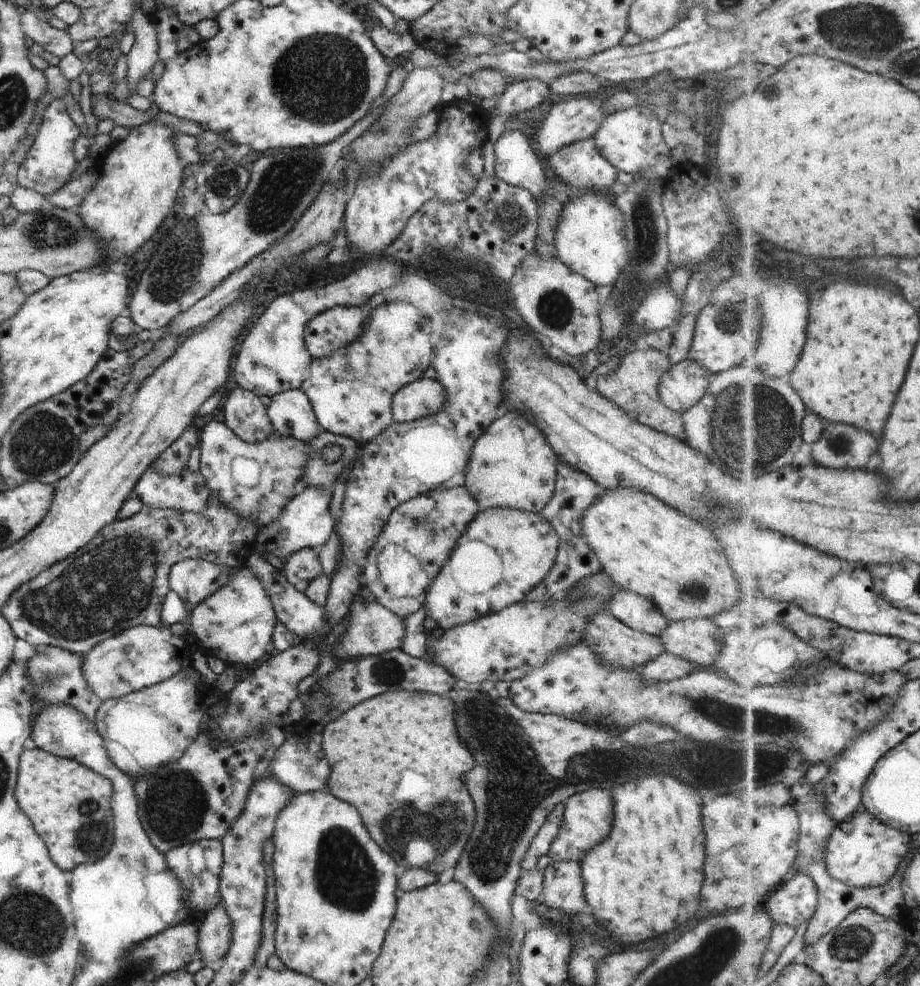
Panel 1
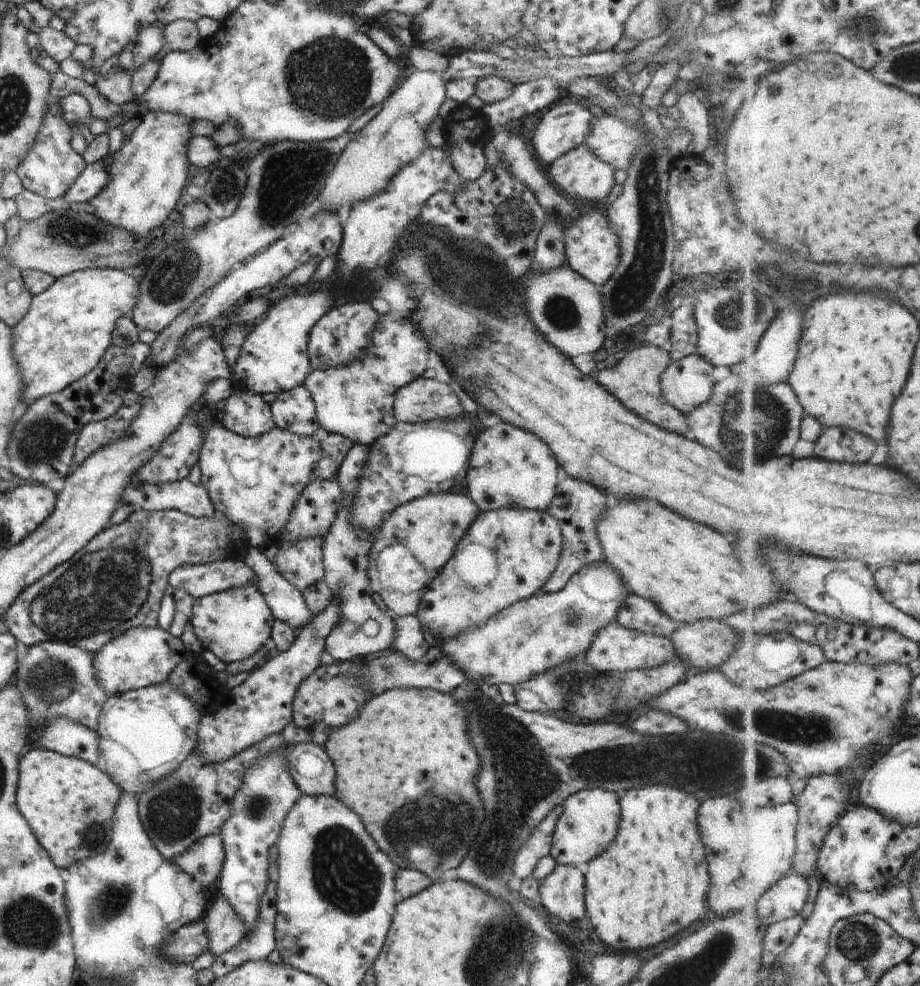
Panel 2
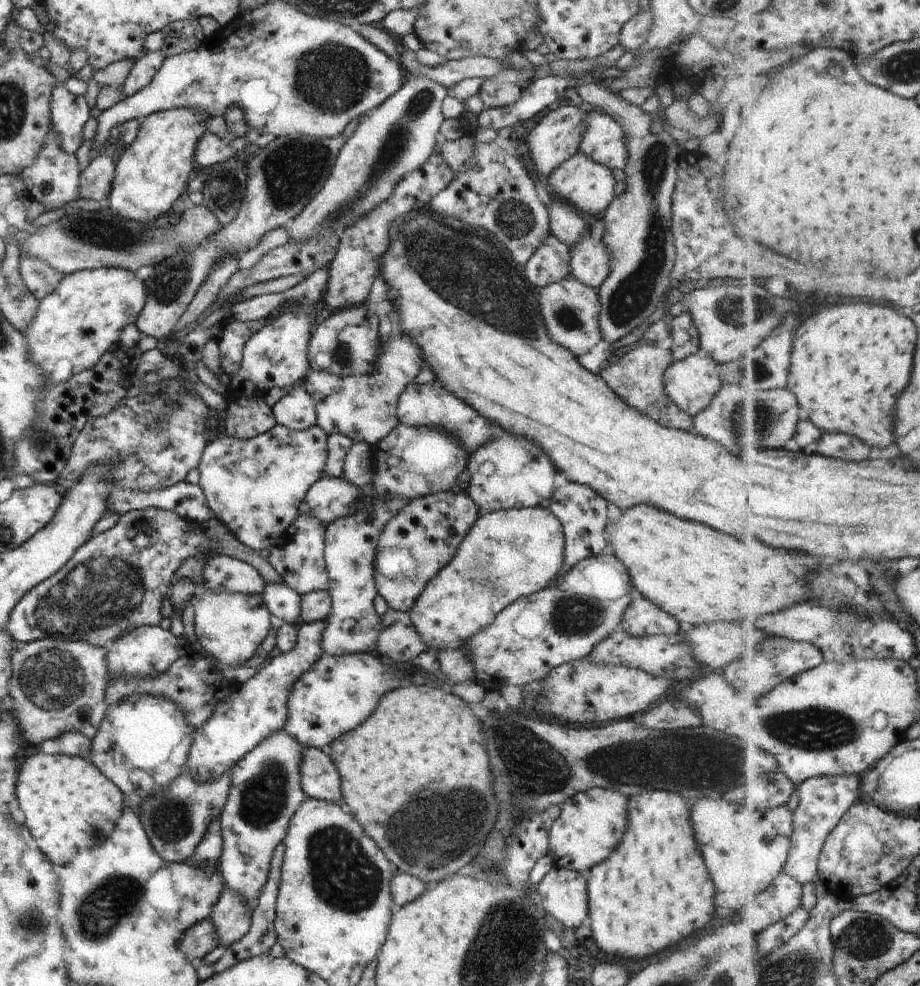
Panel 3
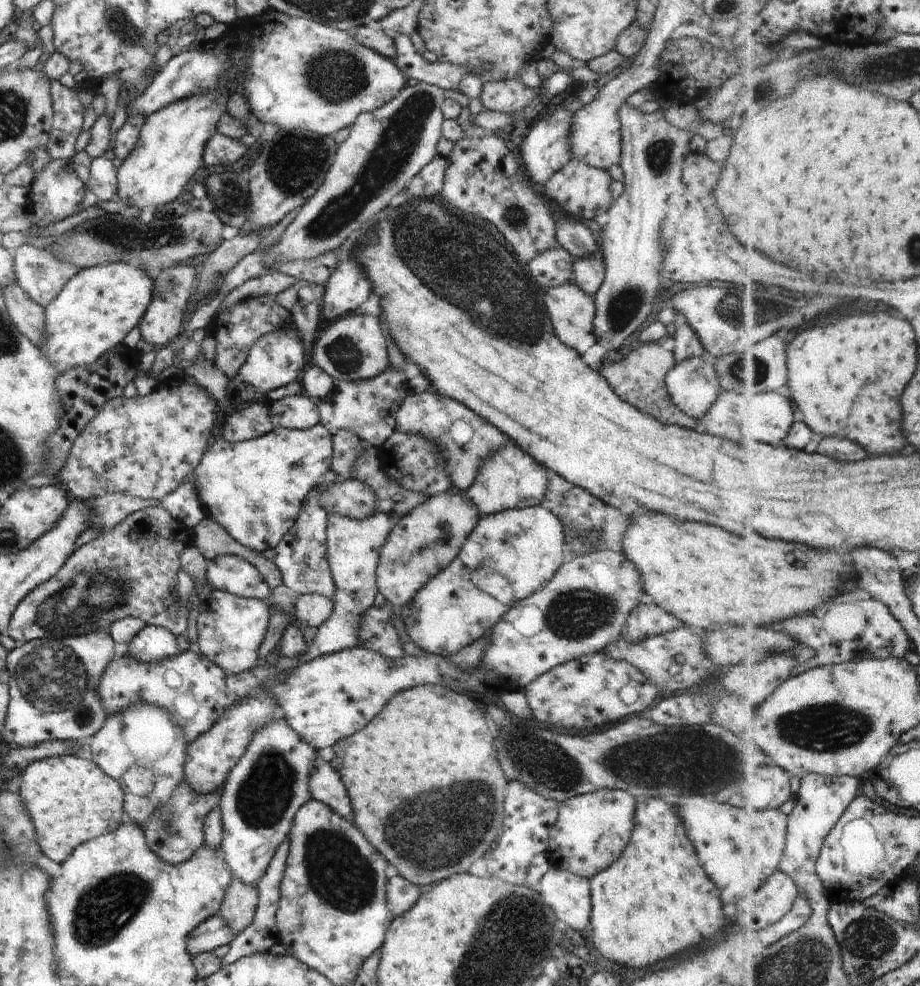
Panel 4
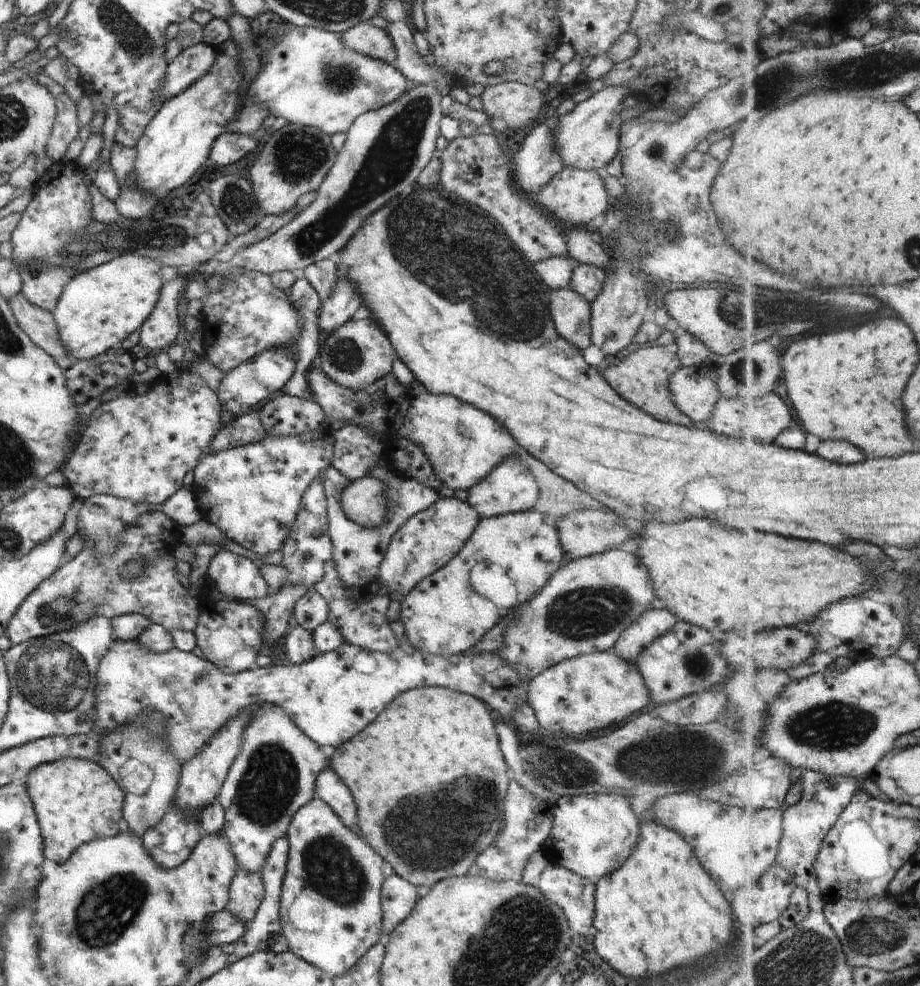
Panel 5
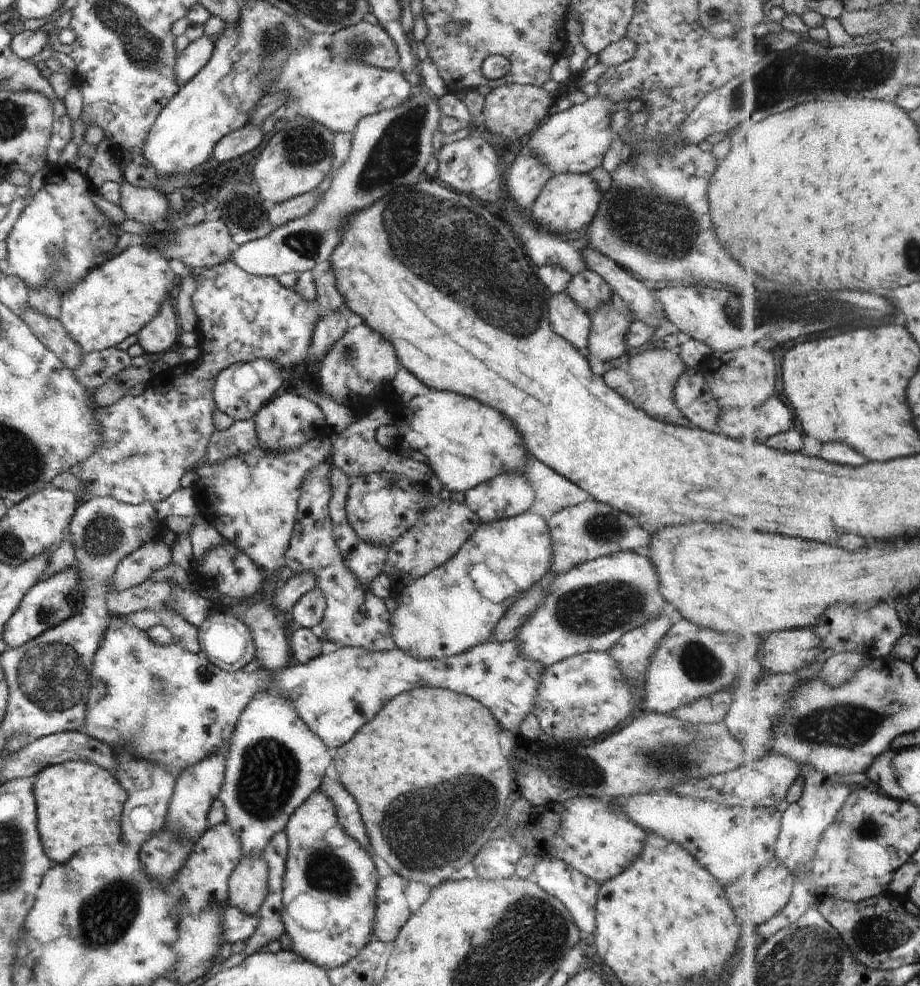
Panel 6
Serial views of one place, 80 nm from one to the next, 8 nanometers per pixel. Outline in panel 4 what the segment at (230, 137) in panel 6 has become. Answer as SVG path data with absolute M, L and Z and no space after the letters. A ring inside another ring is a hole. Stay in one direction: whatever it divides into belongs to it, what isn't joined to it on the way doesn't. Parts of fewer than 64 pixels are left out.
M214 133L214 136L207 140L203 161L206 166L228 166L238 162L247 150L248 147L238 139Z

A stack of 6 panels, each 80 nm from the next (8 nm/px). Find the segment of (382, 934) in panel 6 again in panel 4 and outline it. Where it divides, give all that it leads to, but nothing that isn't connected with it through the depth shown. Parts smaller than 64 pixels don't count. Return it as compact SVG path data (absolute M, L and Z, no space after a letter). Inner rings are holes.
M403 876L392 877L386 885L386 900L393 920L409 911L422 891L423 888L409 883Z

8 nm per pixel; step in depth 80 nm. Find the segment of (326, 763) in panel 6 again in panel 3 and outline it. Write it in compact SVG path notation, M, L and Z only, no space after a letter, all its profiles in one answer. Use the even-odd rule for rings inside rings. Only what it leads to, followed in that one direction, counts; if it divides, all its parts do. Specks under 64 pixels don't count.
M280 729L263 738L230 771L230 790L219 816L223 847L219 871L226 888L238 893L252 908L270 875L275 846L282 843L293 814L309 796L301 785L305 746Z

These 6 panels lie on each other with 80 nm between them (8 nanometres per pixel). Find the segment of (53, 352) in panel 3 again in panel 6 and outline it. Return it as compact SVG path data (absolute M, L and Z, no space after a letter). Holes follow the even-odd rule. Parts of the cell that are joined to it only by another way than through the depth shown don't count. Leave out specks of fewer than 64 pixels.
M133 243L120 254L91 270L86 279L82 279L62 296L59 321L74 342L82 347L84 354L116 347L128 336L137 335L142 327L146 326L159 313L162 303L171 298L170 291L179 283L179 281L174 282L166 276L166 271L170 270L168 261L156 247Z

